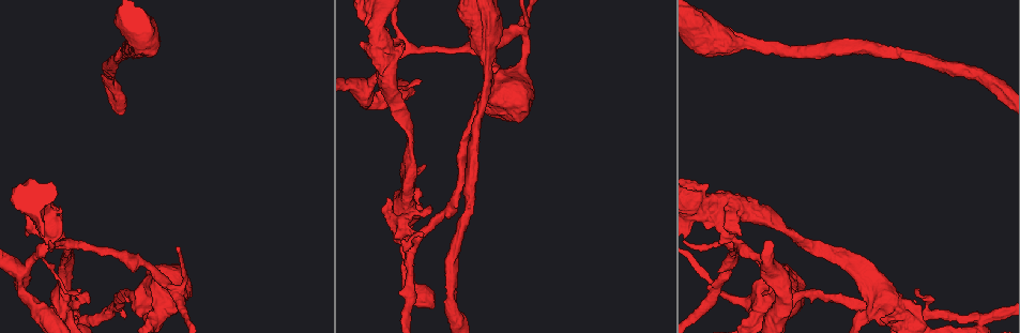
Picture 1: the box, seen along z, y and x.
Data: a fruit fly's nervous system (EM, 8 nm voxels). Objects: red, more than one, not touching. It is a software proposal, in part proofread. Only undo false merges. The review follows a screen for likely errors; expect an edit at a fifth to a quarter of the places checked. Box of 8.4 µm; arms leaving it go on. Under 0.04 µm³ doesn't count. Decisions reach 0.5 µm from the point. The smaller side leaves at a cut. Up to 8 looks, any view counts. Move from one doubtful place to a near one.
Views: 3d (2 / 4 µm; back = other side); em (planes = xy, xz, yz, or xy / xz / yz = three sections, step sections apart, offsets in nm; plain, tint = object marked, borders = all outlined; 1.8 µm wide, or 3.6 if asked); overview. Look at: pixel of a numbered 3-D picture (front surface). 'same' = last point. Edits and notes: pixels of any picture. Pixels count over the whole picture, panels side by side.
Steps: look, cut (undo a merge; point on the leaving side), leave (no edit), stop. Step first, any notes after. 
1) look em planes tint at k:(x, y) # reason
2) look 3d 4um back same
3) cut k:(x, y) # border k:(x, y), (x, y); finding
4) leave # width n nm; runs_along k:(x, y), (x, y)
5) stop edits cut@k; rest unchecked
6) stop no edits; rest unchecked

look 3d 4um back at 1:(407, 124) # closes a loop

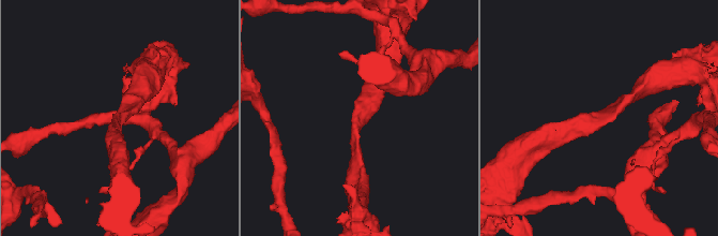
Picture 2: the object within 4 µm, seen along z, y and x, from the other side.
look em xz step 4 tint at 2:(123, 119) # now the EM

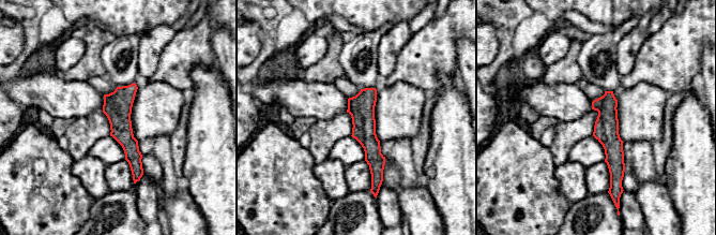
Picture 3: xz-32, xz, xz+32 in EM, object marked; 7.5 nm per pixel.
look em planes tint same # cut it another way

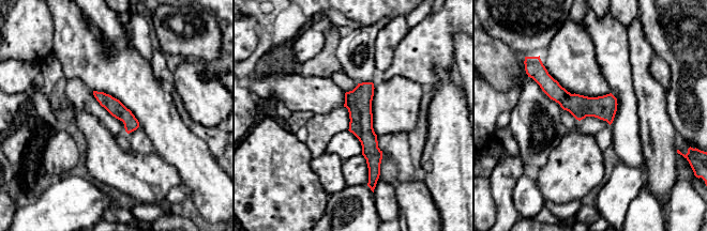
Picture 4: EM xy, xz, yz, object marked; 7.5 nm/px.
leave # runs_along 4:(364, 85), (363, 131), (376, 172); continuous, no second cell

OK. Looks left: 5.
look em planes plain at 1:(381, 38) # three arms meet

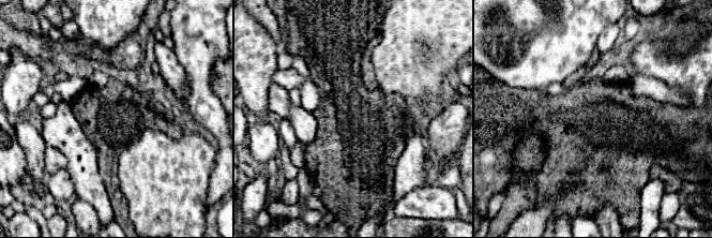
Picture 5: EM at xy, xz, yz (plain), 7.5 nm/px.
look em planes tint same # where the object lies

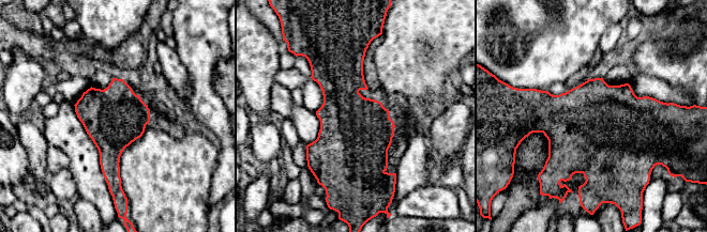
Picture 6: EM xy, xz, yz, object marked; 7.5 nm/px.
leave # width 460 nm; all the same cell

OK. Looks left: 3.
look em planes tint at 1:(401, 218) # sharp bend

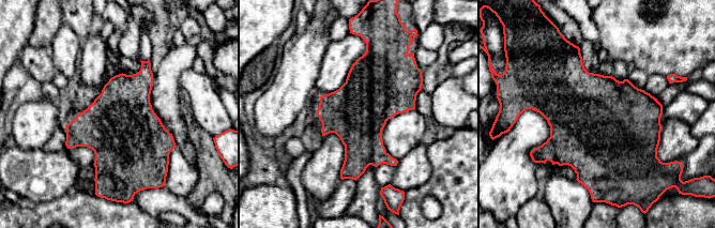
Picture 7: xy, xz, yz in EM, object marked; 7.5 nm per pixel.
leave # all the same cell

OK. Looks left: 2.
stop no edits; rest unchecked

